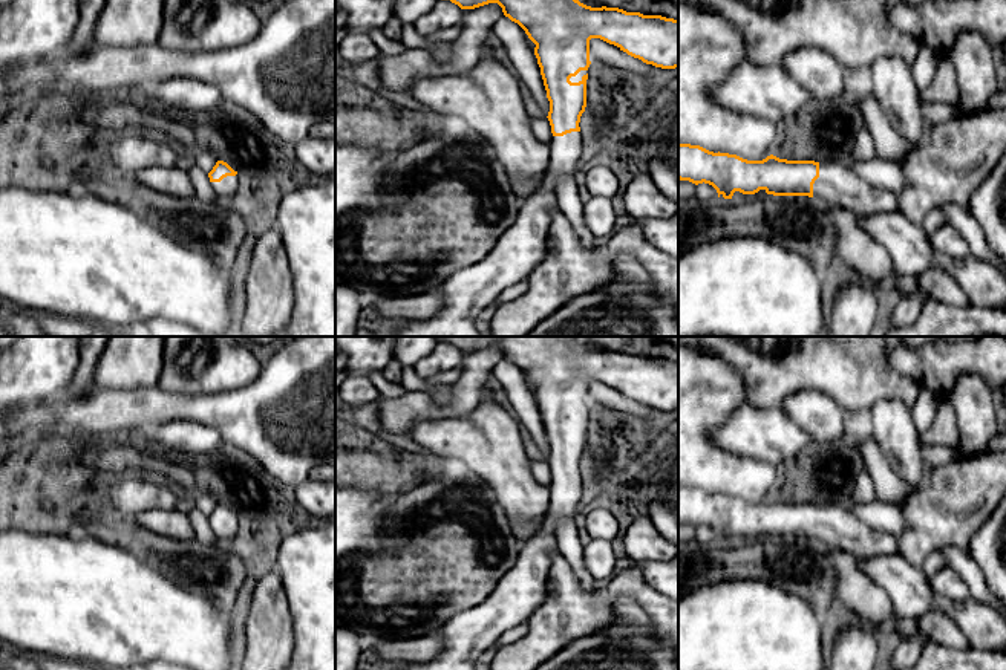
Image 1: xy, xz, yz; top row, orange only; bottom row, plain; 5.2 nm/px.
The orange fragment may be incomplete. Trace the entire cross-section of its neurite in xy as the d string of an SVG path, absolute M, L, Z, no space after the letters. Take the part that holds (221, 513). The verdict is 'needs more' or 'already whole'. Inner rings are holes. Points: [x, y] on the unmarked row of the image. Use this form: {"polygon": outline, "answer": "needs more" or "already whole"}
{"polygon": "M217 503L213 512L208 516L208 520L220 543L227 543L234 538L239 528L236 511L230 509L224 503Z", "answer": "needs more"}

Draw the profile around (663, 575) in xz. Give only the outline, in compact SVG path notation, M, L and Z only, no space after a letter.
M678 555L668 561L639 563L645 580L658 592L678 600Z

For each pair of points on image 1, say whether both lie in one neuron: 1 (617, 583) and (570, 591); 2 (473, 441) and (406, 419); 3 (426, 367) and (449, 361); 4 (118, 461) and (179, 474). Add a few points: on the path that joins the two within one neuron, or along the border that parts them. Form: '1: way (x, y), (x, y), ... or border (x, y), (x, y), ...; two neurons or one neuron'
1: way (605, 595), (582, 597); one neuron
2: border (417, 424), (411, 438); two neurons
3: way (432, 364), (443, 361); one neuron
4: way (133, 462), (164, 468); one neuron

